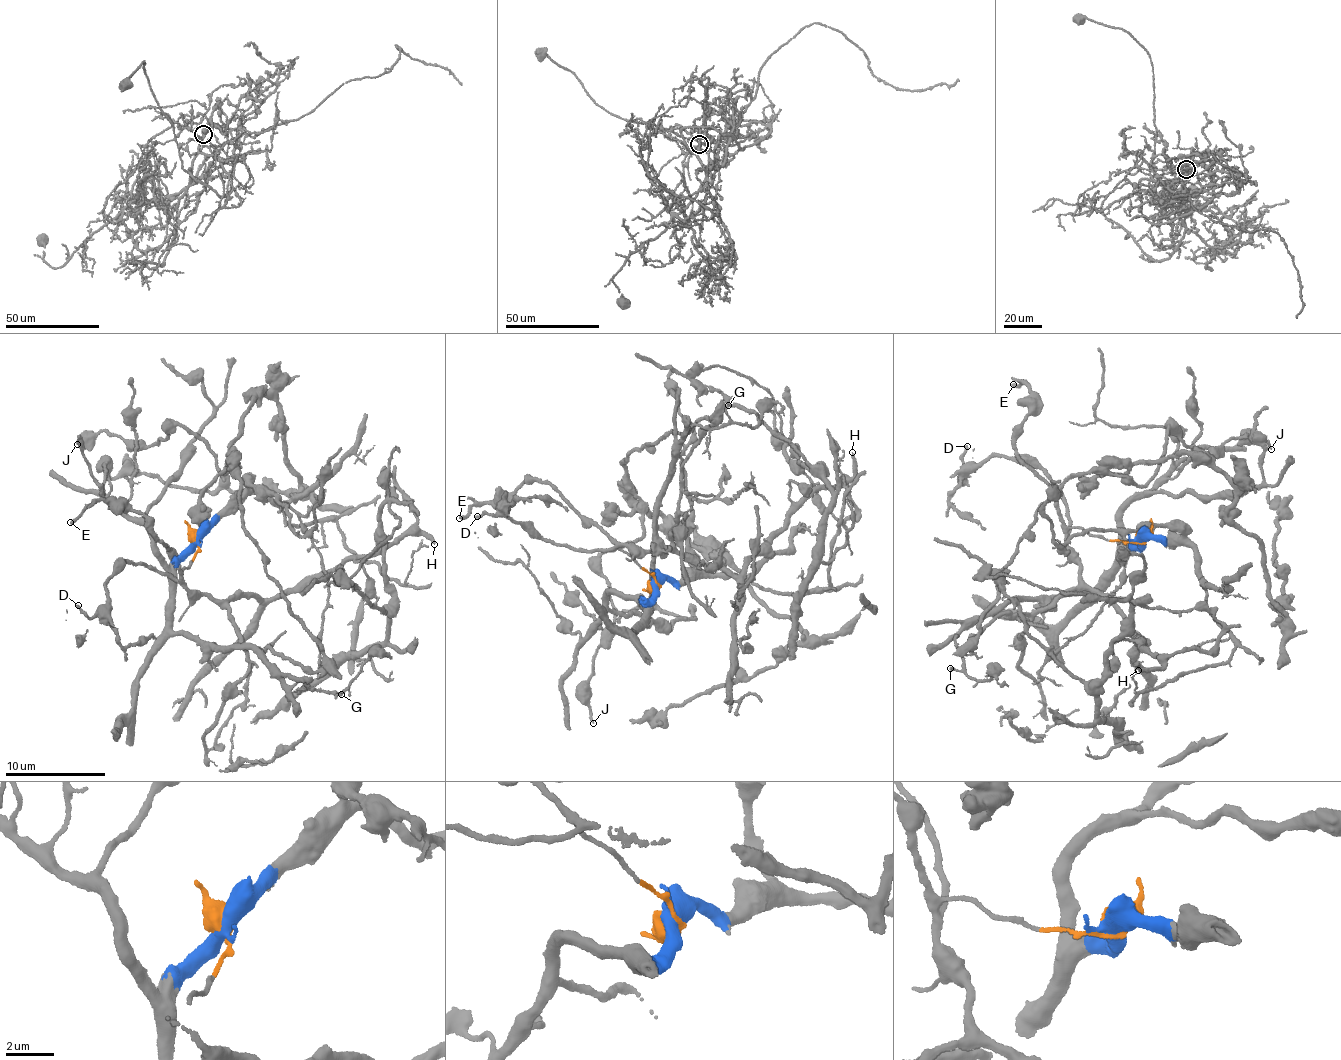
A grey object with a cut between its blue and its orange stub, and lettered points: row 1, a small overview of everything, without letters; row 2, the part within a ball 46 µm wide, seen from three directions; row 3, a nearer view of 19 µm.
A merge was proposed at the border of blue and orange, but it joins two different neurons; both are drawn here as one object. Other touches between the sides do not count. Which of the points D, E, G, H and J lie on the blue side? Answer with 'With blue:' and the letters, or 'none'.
With blue: G

